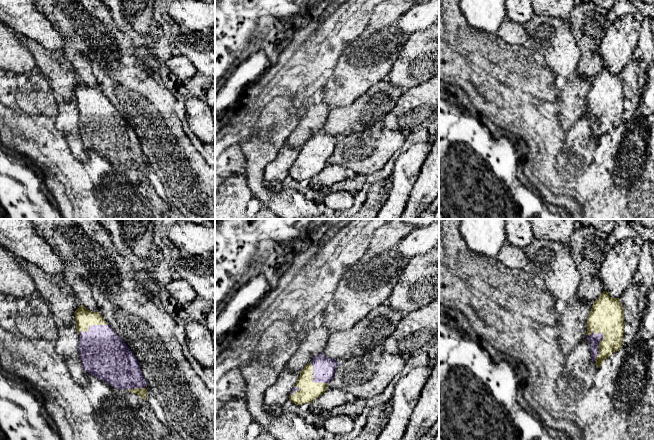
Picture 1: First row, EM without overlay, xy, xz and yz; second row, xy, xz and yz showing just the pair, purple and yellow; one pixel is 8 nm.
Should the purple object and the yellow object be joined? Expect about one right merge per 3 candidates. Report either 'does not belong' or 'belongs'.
belongs

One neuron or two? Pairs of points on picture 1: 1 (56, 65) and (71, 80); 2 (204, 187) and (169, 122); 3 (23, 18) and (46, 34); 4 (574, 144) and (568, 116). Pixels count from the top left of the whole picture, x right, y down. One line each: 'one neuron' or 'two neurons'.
1: one neuron
2: one neuron
3: one neuron
4: two neurons

